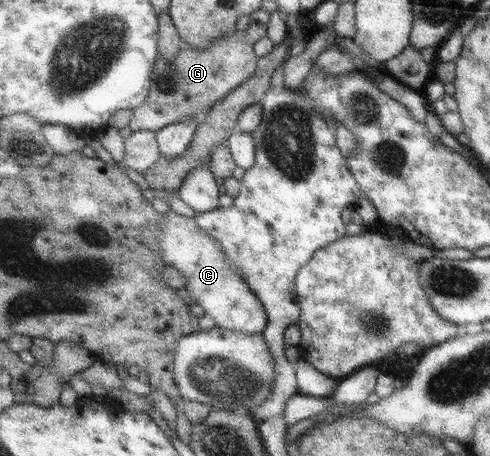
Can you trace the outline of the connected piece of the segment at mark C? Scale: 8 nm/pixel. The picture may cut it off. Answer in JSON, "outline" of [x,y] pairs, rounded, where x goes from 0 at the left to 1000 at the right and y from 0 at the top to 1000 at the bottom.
{"outline":[[[347,458],[337,467],[339,485],[331,489],[327,539],[331,557],[345,575],[345,586],[367,588],[384,614],[376,643],[392,660],[408,667],[420,689],[435,693],[445,717],[504,730],[539,730],[553,697],[537,658],[522,645],[502,612],[471,581],[469,564],[457,555],[457,542],[445,524],[424,515],[400,478],[380,478]]]}

